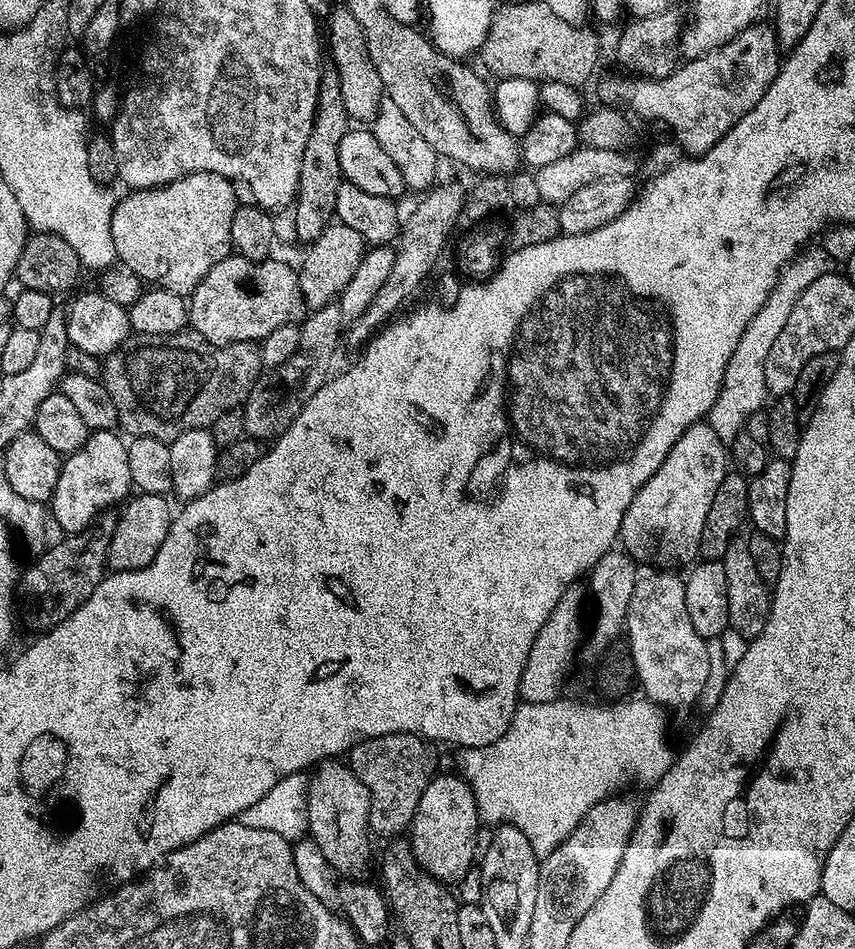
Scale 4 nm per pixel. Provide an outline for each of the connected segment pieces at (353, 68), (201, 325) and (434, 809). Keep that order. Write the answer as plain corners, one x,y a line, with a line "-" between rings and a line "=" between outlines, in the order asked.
338,6
328,16
328,32
326,28
326,48
332,51
331,62
341,83
342,101
349,117
356,122
370,122
378,114
381,100
385,99
382,79
367,53
366,38
362,27
358,24
350,10
=
230,254
218,265
207,272
206,278
199,283
189,297
189,323
193,331
202,334
214,345
237,344
240,341
248,343
259,342
268,334
268,330
276,322
254,322
258,318
258,310
250,310
246,298
242,296
242,276
246,276
246,266
249,260
245,256
=
437,774
433,776
432,781
426,786
426,790
422,790
422,802
418,802
418,810
414,814
410,829
412,852
416,855
417,865
435,880
449,886
455,885
463,880
466,873
474,867
474,861
478,856
478,848
476,852
476,831
479,828
482,828
480,812
476,808
476,799
472,793
472,787
464,781
463,776
459,774
453,774
453,776

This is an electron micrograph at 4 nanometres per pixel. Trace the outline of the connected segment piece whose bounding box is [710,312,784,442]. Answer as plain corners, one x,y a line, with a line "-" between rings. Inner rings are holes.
768,312
768,316
764,316
764,324
746,325
744,336
724,368
723,380
726,381
726,392
721,392
722,398
714,398
711,401
710,423
718,438
725,442
735,440
742,426
761,411
764,399
769,399
770,393
766,386
766,358
770,354
770,346
774,346
784,325
784,312
780,312
780,316
772,316
772,312
-
740,374
746,374
746,384
740,384
744,382

